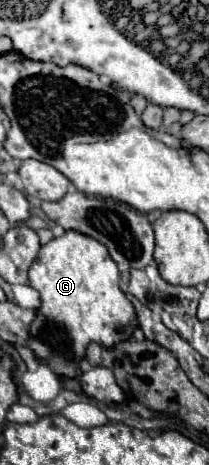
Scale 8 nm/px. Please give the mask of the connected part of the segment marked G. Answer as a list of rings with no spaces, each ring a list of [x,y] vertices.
[[[64,232],[64,236],[50,240],[46,246],[40,248],[40,256],[30,268],[28,284],[40,292],[42,304],[30,324],[26,348],[30,348],[32,354],[42,360],[42,364],[46,364],[58,378],[78,378],[82,374],[82,368],[74,362],[84,360],[90,342],[96,342],[104,348],[114,348],[118,342],[134,338],[138,330],[136,310],[126,294],[120,290],[118,282],[120,272],[114,260],[108,256],[108,250],[102,244],[96,244],[96,240],[88,240],[88,236],[80,236],[78,232]]]

